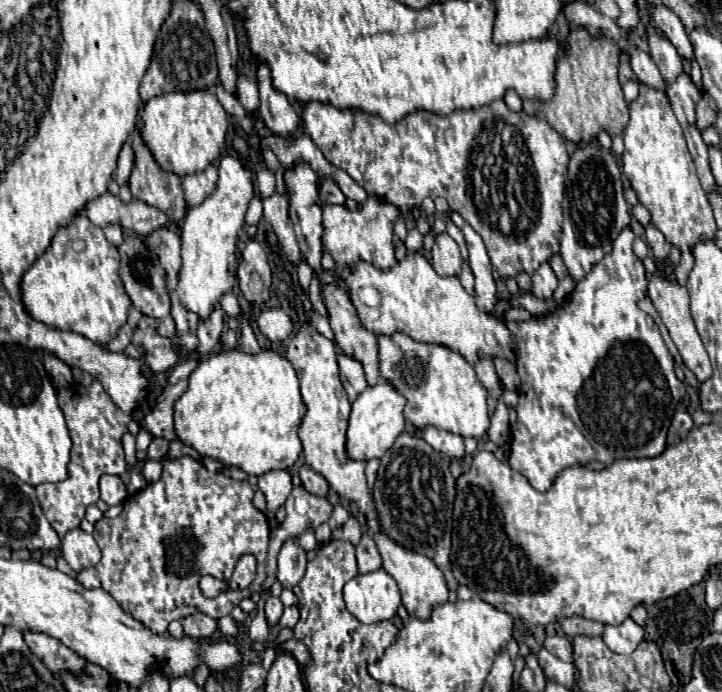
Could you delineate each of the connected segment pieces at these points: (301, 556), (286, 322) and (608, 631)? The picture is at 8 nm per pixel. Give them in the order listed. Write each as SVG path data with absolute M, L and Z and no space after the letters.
M297 537L287 539L279 551L279 569L277 569L279 583L285 589L295 587L305 575L305 565L307 565L307 555L305 549L297 543Z
M283 309L261 311L261 315L257 317L257 325L259 325L259 331L273 343L285 341L289 337L289 333L293 331L291 317Z
M625 619L621 625L605 625L601 637L613 653L631 655L643 641L643 629L633 619Z

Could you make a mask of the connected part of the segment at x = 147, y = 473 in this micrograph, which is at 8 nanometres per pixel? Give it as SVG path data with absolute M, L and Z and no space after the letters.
M145 461L145 467L143 467L143 477L149 481L149 483L153 483L153 481L157 481L159 477L161 477L161 463L159 461Z

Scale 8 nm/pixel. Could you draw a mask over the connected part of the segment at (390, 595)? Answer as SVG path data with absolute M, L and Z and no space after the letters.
M385 569L357 575L347 581L343 587L343 599L347 609L361 623L391 619L401 605L399 587Z

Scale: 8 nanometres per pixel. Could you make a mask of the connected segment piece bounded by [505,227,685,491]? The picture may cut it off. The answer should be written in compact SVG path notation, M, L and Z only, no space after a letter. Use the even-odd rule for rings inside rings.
M625 227L625 231L621 231L621 235L613 241L613 251L609 255L605 255L593 269L589 275L585 275L575 291L569 295L569 301L561 303L555 307L555 311L551 311L547 317L535 317L529 321L505 321L507 329L513 333L515 343L517 343L517 373L521 377L521 391L519 391L519 405L517 405L517 423L511 427L511 455L509 455L509 467L519 471L521 475L525 475L535 489L539 491L547 491L557 475L573 465L585 465L587 461L593 461L595 457L599 461L603 461L605 465L611 465L617 459L641 459L641 457L657 457L663 453L665 449L665 437L667 437L667 429L671 423L671 417L675 413L677 403L681 401L683 393L685 393L685 385L675 377L675 363L673 357L669 353L669 349L665 347L665 341L661 339L659 327L655 325L655 321L637 307L637 301L647 297L647 275L645 275L645 265L641 259L637 259L637 255L633 253L633 231L629 227ZM621 413L631 413L631 429L625 427L625 417L621 417Z

